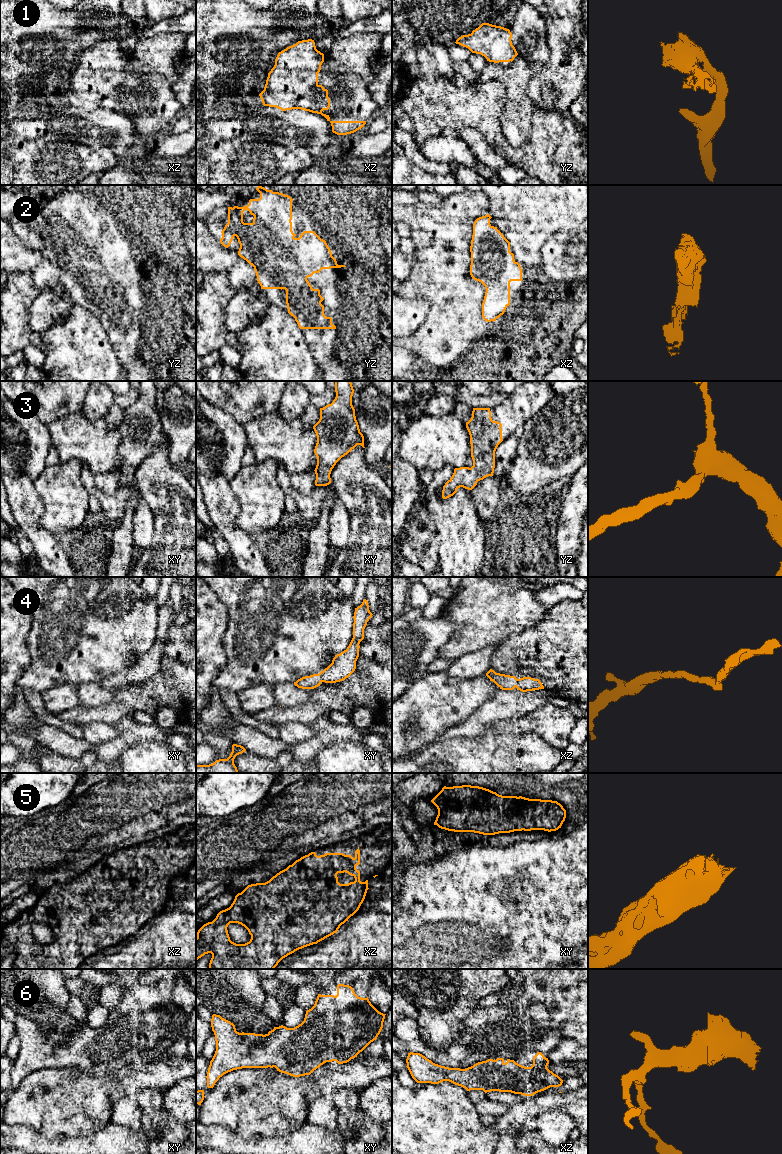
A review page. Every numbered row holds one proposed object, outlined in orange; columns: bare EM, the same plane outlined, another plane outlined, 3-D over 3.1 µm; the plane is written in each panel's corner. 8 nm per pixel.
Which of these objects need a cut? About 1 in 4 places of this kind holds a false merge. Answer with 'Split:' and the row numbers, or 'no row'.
Split: no row

